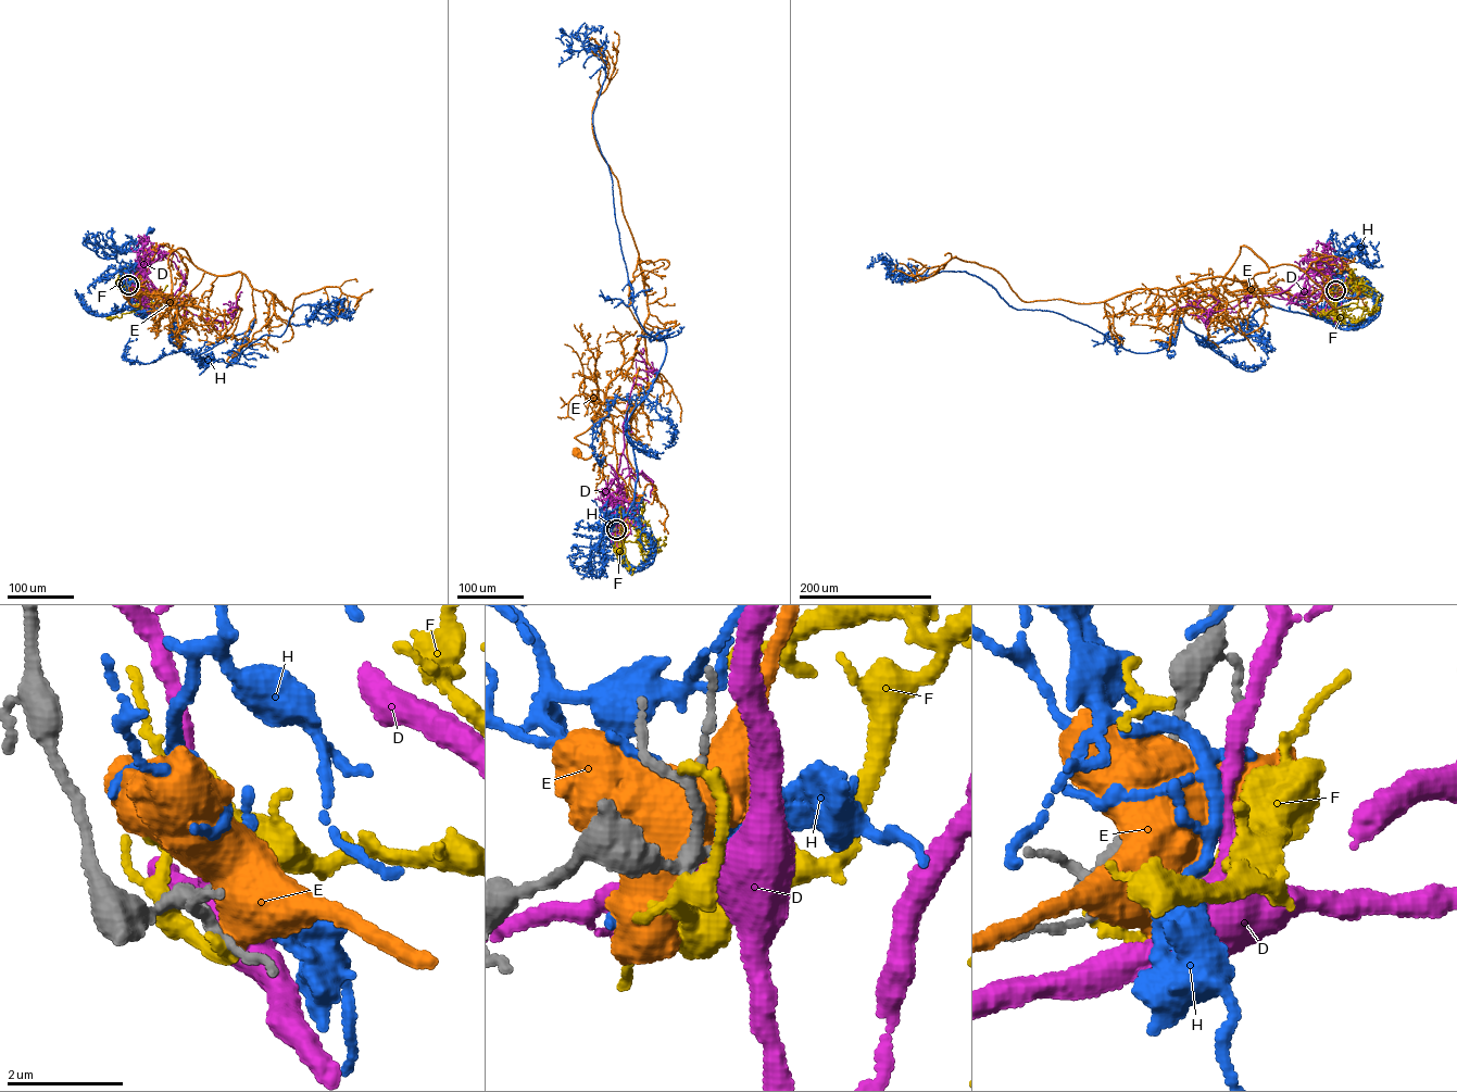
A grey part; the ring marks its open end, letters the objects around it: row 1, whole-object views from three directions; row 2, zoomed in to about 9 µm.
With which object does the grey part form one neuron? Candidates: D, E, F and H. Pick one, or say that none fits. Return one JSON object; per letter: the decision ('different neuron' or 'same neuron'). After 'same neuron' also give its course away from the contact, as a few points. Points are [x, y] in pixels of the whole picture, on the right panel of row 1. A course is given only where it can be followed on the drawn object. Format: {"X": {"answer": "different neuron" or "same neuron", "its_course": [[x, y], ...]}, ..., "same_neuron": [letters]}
{"D": {"answer": "different neuron"}, "E": {"answer": "different neuron"}, "F": {"answer": "different neuron"}, "H": {"answer": "different neuron"}, "same_neuron": []}

